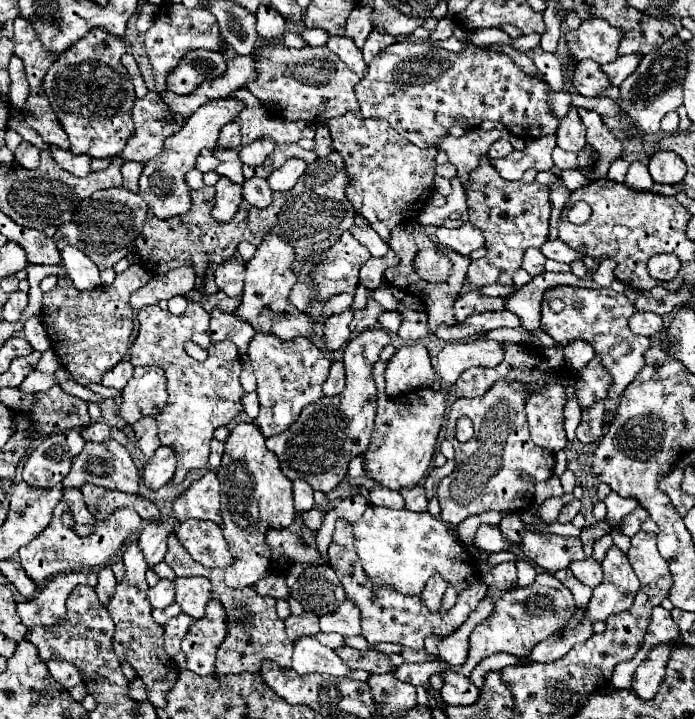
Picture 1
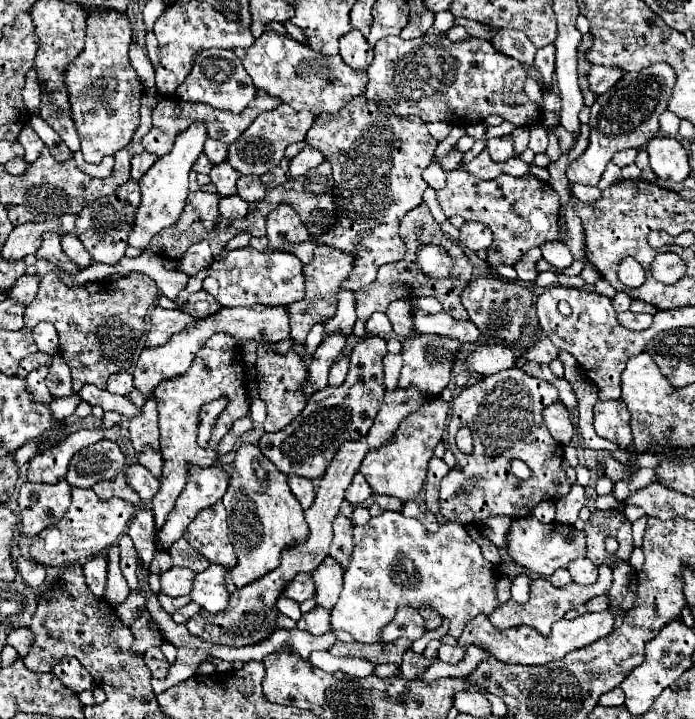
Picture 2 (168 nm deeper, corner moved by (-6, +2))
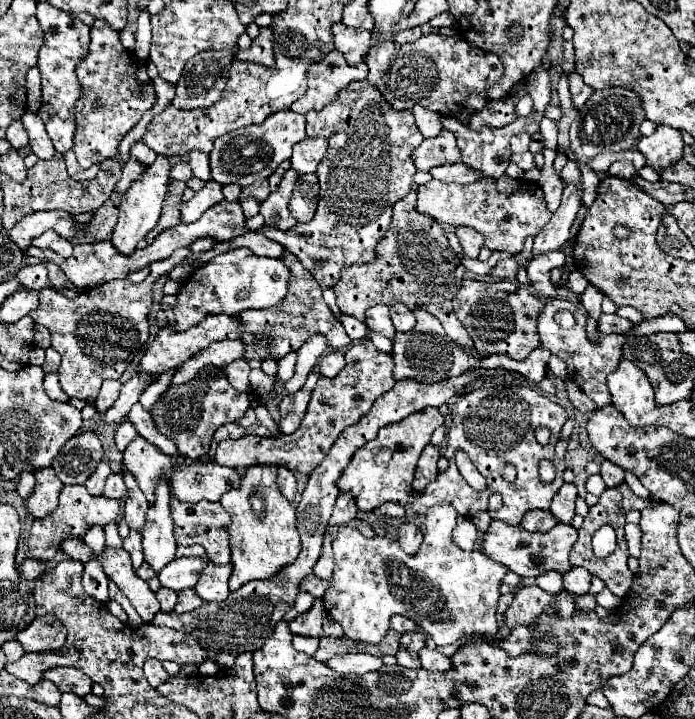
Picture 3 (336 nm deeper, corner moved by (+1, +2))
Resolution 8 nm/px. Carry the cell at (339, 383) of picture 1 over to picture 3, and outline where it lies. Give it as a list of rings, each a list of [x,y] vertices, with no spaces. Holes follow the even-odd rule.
[[[341,350],[329,352],[329,354],[325,354],[325,356],[321,358],[321,362],[319,362],[319,374],[331,378],[331,376],[337,376],[343,366],[345,366],[345,356],[343,356],[343,352],[341,352]]]

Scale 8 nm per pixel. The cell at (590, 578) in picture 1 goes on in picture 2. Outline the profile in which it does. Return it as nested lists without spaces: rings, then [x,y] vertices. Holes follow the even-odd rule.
[[[588,558],[570,562],[568,572],[576,584],[594,584],[598,580],[598,566]]]

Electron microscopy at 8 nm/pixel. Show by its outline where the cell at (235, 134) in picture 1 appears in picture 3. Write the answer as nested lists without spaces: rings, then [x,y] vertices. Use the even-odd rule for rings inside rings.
[[[193,150],[189,154],[189,166],[193,170],[193,176],[197,176],[203,182],[209,180],[209,162],[207,162],[207,158],[209,158],[209,154],[203,154],[203,152],[197,152],[197,150]]]

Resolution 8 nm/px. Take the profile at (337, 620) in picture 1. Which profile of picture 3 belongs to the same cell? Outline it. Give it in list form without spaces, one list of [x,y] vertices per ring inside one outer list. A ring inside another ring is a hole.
[[[447,504],[431,506],[427,512],[425,538],[421,550],[415,556],[407,556],[403,554],[403,550],[399,550],[397,530],[393,526],[387,526],[389,530],[387,536],[375,536],[375,538],[365,538],[359,530],[351,526],[339,528],[337,538],[333,540],[333,554],[335,554],[333,582],[323,596],[323,604],[327,614],[343,626],[347,638],[371,644],[381,642],[385,632],[389,630],[389,620],[393,614],[405,616],[415,624],[419,624],[429,636],[433,636],[437,646],[449,646],[463,636],[497,632],[495,612],[497,612],[497,600],[501,596],[499,586],[509,568],[493,562],[491,558],[483,556],[479,550],[465,552],[457,544],[453,544],[451,532],[455,528],[455,518],[457,512],[451,506]]]

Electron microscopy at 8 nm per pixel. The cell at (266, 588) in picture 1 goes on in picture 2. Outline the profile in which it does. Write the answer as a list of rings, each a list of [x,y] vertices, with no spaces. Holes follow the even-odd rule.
[[[298,574],[294,580],[290,580],[284,590],[282,590],[282,596],[286,598],[292,598],[294,602],[304,602],[308,598],[314,596],[314,584],[310,582],[310,576],[308,574]]]

